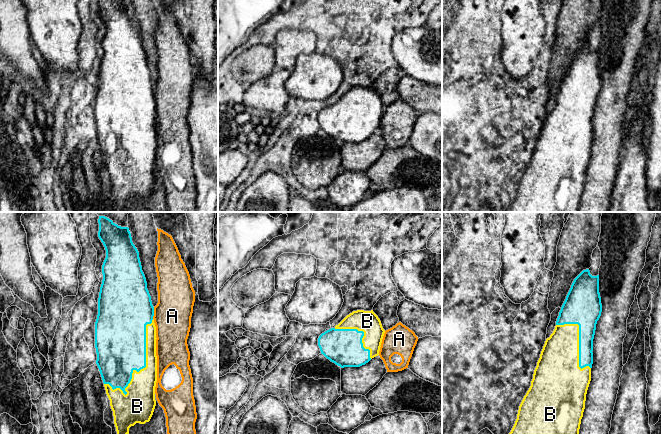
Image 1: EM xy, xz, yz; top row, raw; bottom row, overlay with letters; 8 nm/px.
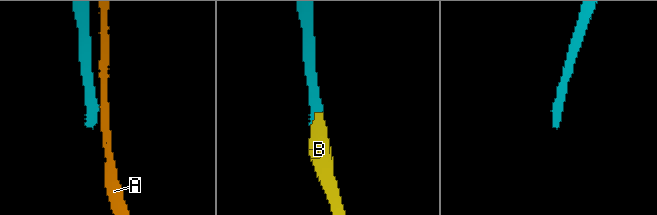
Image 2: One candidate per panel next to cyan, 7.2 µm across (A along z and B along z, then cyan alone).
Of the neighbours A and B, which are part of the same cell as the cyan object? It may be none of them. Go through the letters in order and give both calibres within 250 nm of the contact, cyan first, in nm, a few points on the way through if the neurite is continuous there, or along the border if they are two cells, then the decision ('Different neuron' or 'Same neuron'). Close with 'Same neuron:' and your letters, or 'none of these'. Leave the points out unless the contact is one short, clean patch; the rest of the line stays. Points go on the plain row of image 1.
A: Thickness 440 nm (cyan) against 300 nm. Boundary: xy (154, 83), (152, 94). Different neuron
B: Thickness 400 nm (cyan) against 220 nm. Same neuron
Same neuron: B

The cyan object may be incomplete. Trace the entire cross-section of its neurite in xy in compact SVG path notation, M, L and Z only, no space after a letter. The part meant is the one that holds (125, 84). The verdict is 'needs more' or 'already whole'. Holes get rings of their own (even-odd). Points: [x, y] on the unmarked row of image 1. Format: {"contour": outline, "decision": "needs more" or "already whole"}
{"contour": "M99 0L98 13L105 23L106 34L102 41L103 56L99 68L98 91L95 98L96 140L110 176L117 212L127 212L131 202L150 197L156 182L157 114L153 95L154 83L142 47L139 28L132 18L129 4L117 0Z", "decision": "needs more"}

